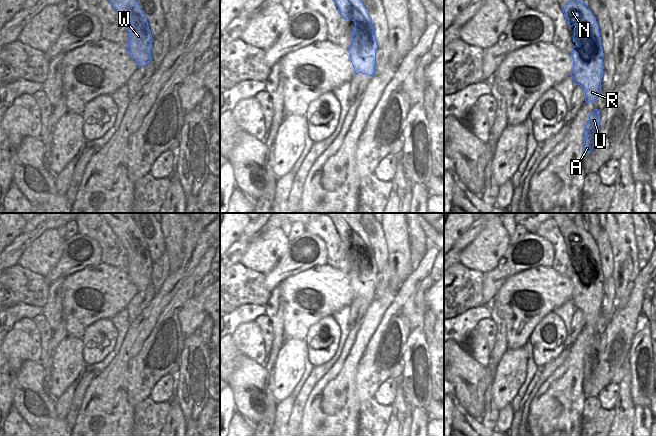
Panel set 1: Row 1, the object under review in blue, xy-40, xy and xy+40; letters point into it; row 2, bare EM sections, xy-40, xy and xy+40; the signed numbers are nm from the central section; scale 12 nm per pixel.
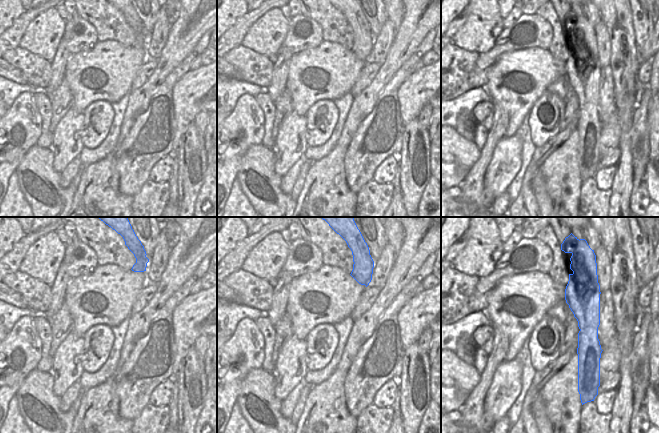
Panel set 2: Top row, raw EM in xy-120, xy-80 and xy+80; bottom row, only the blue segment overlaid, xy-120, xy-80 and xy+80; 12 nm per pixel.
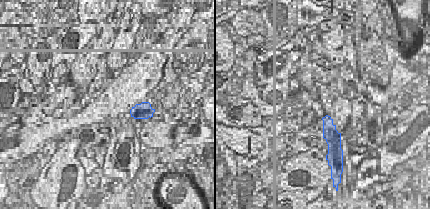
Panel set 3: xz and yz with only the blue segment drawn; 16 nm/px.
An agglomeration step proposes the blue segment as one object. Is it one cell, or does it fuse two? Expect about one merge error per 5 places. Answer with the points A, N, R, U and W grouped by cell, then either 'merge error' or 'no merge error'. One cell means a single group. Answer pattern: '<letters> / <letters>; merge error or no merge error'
A N R U W; no merge error

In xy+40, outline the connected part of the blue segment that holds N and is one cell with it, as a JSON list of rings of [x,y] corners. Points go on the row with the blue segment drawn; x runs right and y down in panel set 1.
[[[570,0],[562,11],[568,26],[575,26],[571,77],[583,87],[585,101],[594,103],[601,92],[604,57],[596,17],[585,2],[576,0]]]

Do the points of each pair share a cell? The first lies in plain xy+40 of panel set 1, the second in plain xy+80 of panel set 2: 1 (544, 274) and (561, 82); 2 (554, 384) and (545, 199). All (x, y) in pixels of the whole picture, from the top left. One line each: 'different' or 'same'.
1: different
2: different

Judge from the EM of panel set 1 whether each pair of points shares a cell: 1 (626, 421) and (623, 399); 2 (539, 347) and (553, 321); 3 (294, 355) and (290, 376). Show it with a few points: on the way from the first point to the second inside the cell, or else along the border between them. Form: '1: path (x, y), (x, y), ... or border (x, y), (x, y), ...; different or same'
1: path (625, 416), (624, 404); same
2: path (539, 339), (539, 329), (545, 323); same
3: path (290, 360), (290, 371); same

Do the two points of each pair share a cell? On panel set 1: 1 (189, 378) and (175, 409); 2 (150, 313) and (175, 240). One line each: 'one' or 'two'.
1: two
2: two

